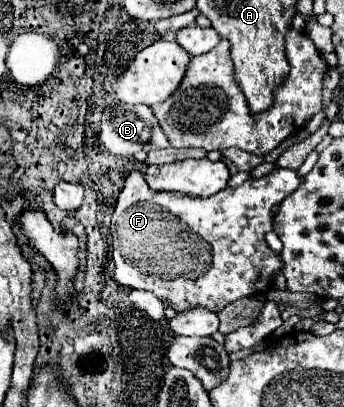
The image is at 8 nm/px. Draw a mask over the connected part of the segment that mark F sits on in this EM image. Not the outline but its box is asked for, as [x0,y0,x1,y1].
[111,169,301,313]

